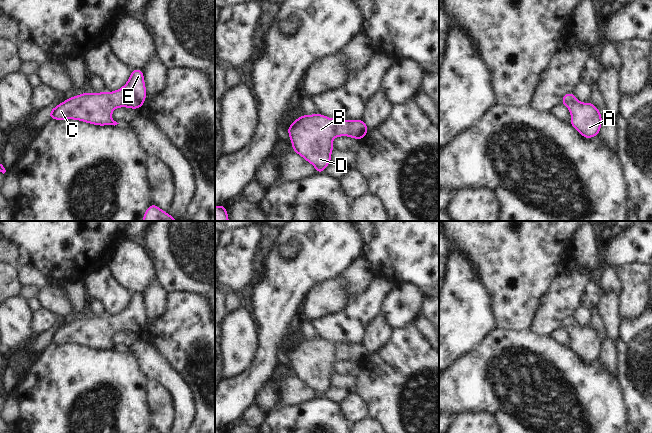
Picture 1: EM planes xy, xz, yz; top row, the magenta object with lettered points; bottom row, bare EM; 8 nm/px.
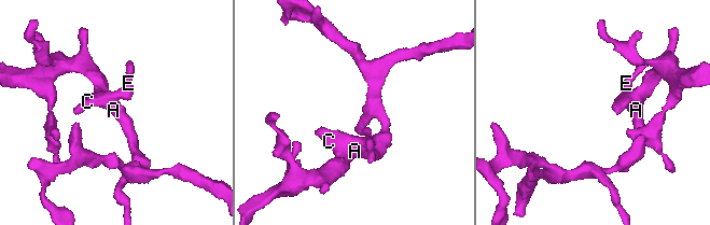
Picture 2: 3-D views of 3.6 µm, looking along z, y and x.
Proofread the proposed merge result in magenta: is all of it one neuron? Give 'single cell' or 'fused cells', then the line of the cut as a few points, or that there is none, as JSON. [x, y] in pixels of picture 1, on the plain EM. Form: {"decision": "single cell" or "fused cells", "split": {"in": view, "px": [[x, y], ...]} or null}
{"decision": "single cell", "split": null}

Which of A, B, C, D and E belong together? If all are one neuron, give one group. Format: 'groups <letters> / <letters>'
groups A B C D E

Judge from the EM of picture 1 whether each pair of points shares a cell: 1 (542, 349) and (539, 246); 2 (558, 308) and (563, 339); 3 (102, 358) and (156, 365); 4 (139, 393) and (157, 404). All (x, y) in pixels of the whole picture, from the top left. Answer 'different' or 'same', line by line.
1: different
2: different
3: different
4: different

